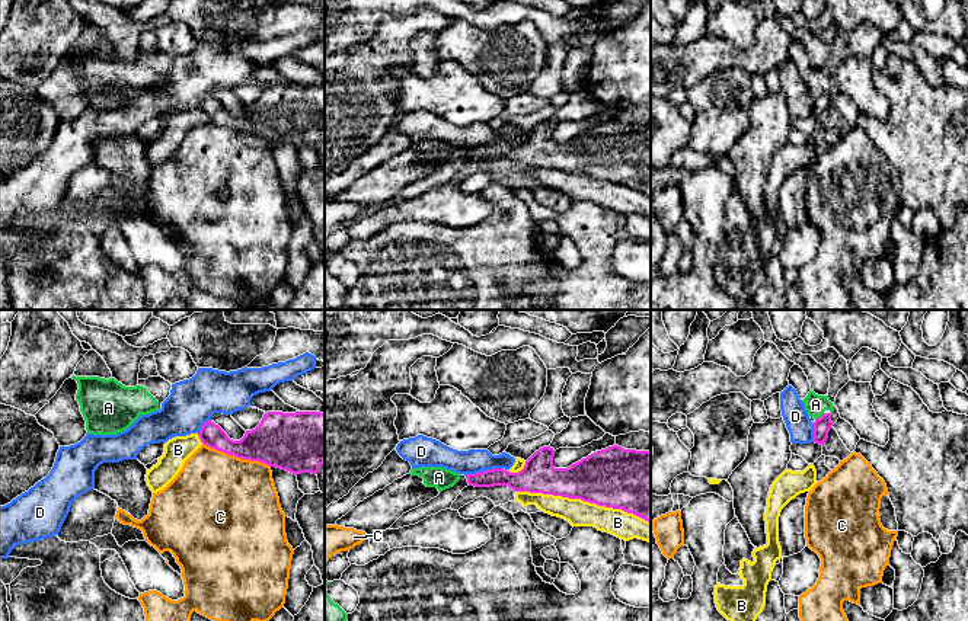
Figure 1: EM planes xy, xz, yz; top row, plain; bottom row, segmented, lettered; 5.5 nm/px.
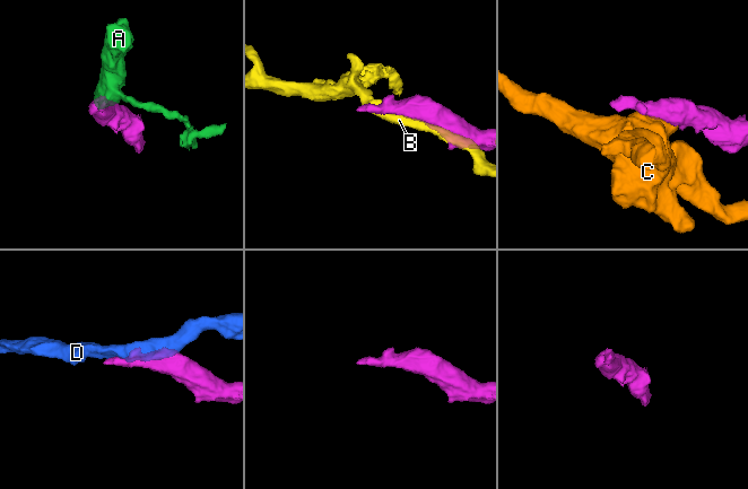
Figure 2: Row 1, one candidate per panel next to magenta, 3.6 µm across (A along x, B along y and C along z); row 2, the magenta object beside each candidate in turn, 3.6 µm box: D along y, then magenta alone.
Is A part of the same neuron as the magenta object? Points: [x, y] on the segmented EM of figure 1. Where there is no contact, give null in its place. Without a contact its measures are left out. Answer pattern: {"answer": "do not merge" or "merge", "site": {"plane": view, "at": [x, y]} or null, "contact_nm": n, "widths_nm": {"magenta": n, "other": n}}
{"answer": "merge", "site": {"plane": "yz", "at": [821, 416]}, "contact_nm": 70, "widths_nm": {"magenta": 100, "other": 120}}

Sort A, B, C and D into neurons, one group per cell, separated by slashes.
A / B / C / D

